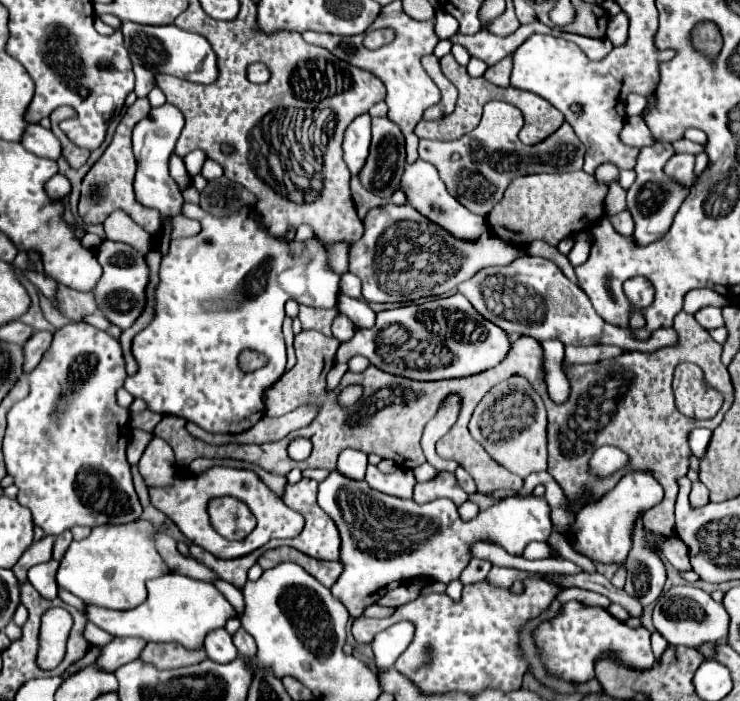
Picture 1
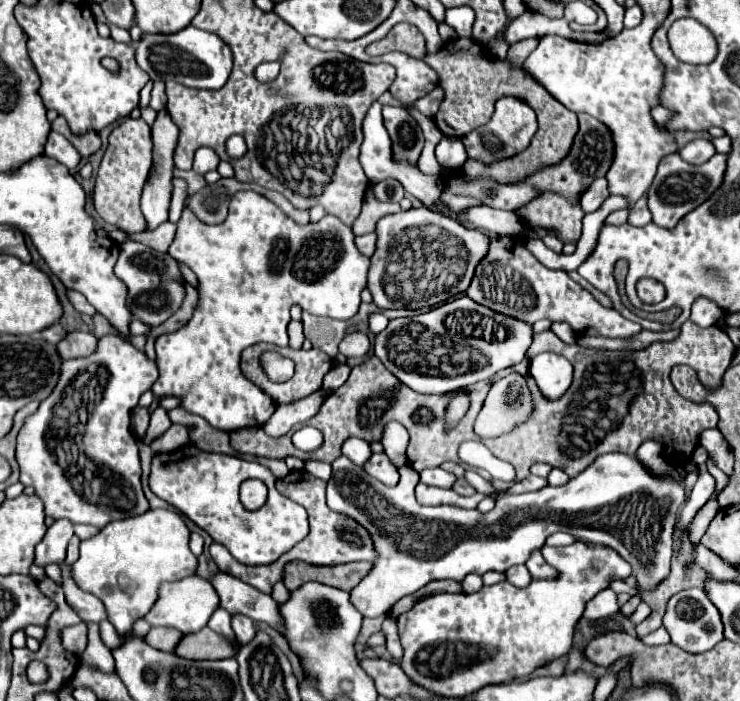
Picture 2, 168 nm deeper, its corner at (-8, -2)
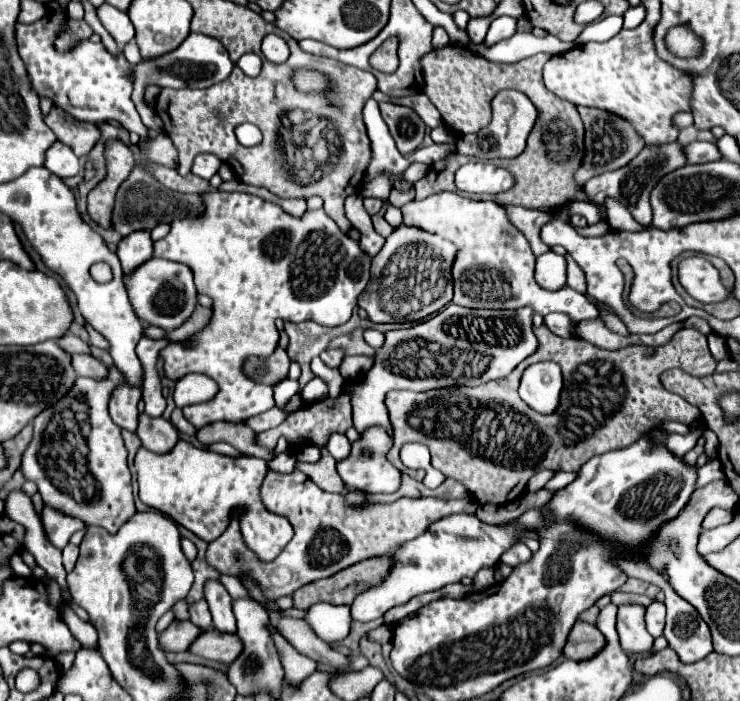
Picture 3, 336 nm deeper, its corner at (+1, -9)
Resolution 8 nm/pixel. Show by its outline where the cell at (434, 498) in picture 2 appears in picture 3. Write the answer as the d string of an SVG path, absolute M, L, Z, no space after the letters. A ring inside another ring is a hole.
M267 470L267 476L259 488L263 506L273 512L289 518L295 536L287 548L273 560L259 560L253 550L241 538L239 524L231 520L229 528L213 540L207 548L207 562L217 568L220 574L232 575L238 579L243 576L257 576L265 596L271 600L293 596L293 592L305 584L311 584L321 578L329 578L335 572L357 564L369 556L383 556L385 552L401 546L407 540L423 534L435 520L441 520L457 512L475 512L477 504L473 498L461 500L443 500L443 498L399 498L393 504L369 504L369 506L351 506L339 494L323 492L315 486L301 470L289 474Z

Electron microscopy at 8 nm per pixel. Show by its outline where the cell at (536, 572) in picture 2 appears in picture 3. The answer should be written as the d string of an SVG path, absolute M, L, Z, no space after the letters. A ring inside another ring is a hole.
M517 542L509 550L503 552L501 562L505 562L505 564L509 564L509 566L515 568L515 564L523 564L525 560L529 560L529 556L531 556L531 550L523 542Z

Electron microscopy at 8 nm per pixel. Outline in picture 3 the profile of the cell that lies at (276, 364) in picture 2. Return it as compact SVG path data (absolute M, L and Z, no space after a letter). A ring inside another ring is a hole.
M205 192L201 194L203 214L197 218L179 218L171 222L171 232L155 242L155 256L167 258L173 262L187 264L195 274L195 284L199 294L209 294L213 298L213 316L211 326L203 328L201 334L195 334L193 346L183 348L181 344L169 344L161 358L165 360L165 374L171 380L177 380L185 374L199 372L213 378L219 384L219 392L213 400L197 406L183 408L185 416L193 426L203 428L211 422L245 422L249 416L257 416L275 406L273 388L269 384L253 382L245 372L243 364L249 356L269 358L279 342L279 332L275 328L275 318L285 321L302 322L313 320L325 326L339 326L351 318L353 308L357 306L359 294L369 282L371 256L359 248L359 242L341 232L339 226L319 210L305 210L303 216L287 214L279 204L265 202L259 196L241 194L241 192Z

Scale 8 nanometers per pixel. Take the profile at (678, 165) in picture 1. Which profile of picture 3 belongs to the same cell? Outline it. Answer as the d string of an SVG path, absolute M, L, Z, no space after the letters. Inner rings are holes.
M691 142L689 146L685 146L685 154L689 156L691 164L715 162L715 160L723 158L717 144L713 144L713 142Z

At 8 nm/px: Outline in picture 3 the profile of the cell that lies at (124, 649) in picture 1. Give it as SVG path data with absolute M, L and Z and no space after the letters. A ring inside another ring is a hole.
M173 620L171 626L159 634L159 646L163 650L171 652L183 652L189 650L193 640L201 634L203 630L195 626L191 620Z

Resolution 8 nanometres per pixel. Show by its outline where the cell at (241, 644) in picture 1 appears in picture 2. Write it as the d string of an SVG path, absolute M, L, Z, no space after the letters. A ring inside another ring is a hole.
M232 617L232 629L234 629L236 639L238 639L240 645L246 645L256 637L254 621L248 619L248 617Z

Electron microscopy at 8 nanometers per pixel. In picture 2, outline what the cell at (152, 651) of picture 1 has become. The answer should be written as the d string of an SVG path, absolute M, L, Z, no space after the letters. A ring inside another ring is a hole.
M202 629L194 635L184 635L180 643L174 649L174 655L184 659L226 659L234 655L234 647L228 641L222 641L218 633L212 633L212 629Z

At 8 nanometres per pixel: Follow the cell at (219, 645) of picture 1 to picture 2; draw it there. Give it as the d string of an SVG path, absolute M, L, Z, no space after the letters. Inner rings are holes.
M222 607L214 611L214 615L212 615L210 621L208 621L208 627L210 627L212 631L216 631L218 635L226 637L226 639L234 645L236 651L240 649L240 645L238 645L238 641L236 641L236 635L234 635L234 631L232 631L232 627L230 627L230 615L228 615Z

